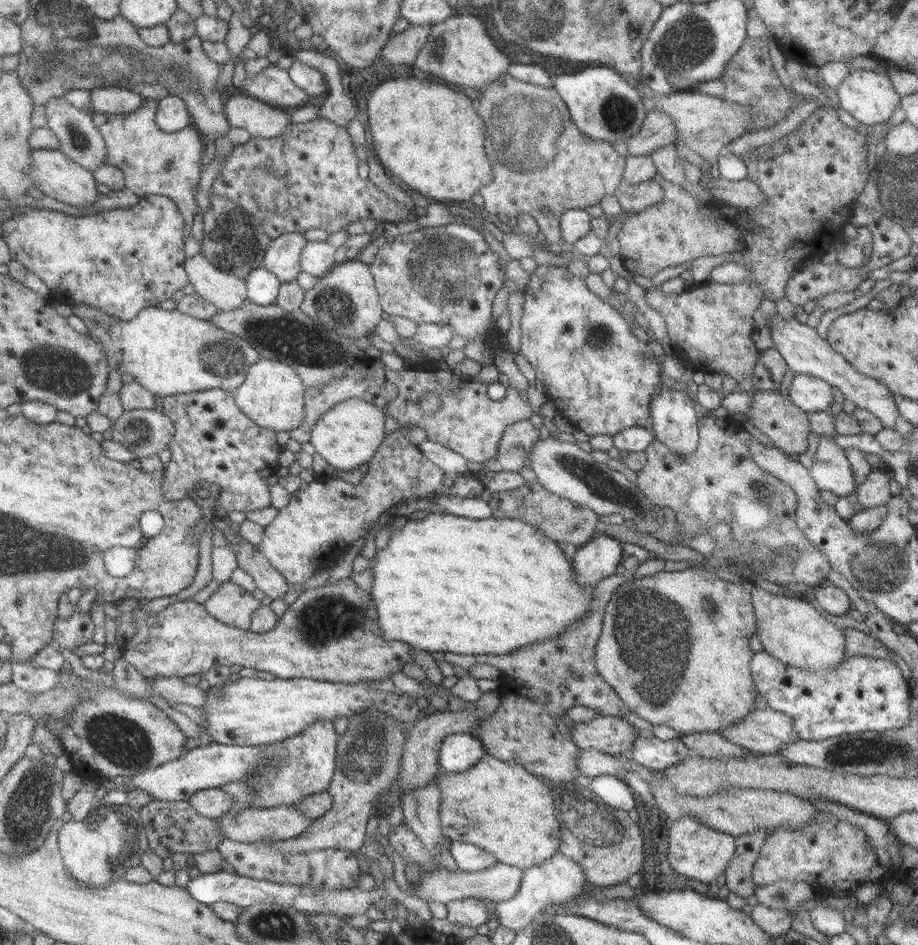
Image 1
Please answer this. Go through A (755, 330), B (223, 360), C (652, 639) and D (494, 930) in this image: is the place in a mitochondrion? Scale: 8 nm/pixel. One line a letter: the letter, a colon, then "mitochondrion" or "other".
A: other
B: mitochondrion
C: mitochondrion
D: other

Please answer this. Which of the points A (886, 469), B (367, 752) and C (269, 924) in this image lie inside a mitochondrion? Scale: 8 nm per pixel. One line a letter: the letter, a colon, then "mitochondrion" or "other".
A: other
B: mitochondrion
C: mitochondrion

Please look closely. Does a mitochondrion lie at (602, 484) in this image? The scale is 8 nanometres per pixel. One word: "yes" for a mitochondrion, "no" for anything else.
yes

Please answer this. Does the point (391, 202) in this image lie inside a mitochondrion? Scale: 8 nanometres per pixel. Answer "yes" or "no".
no

